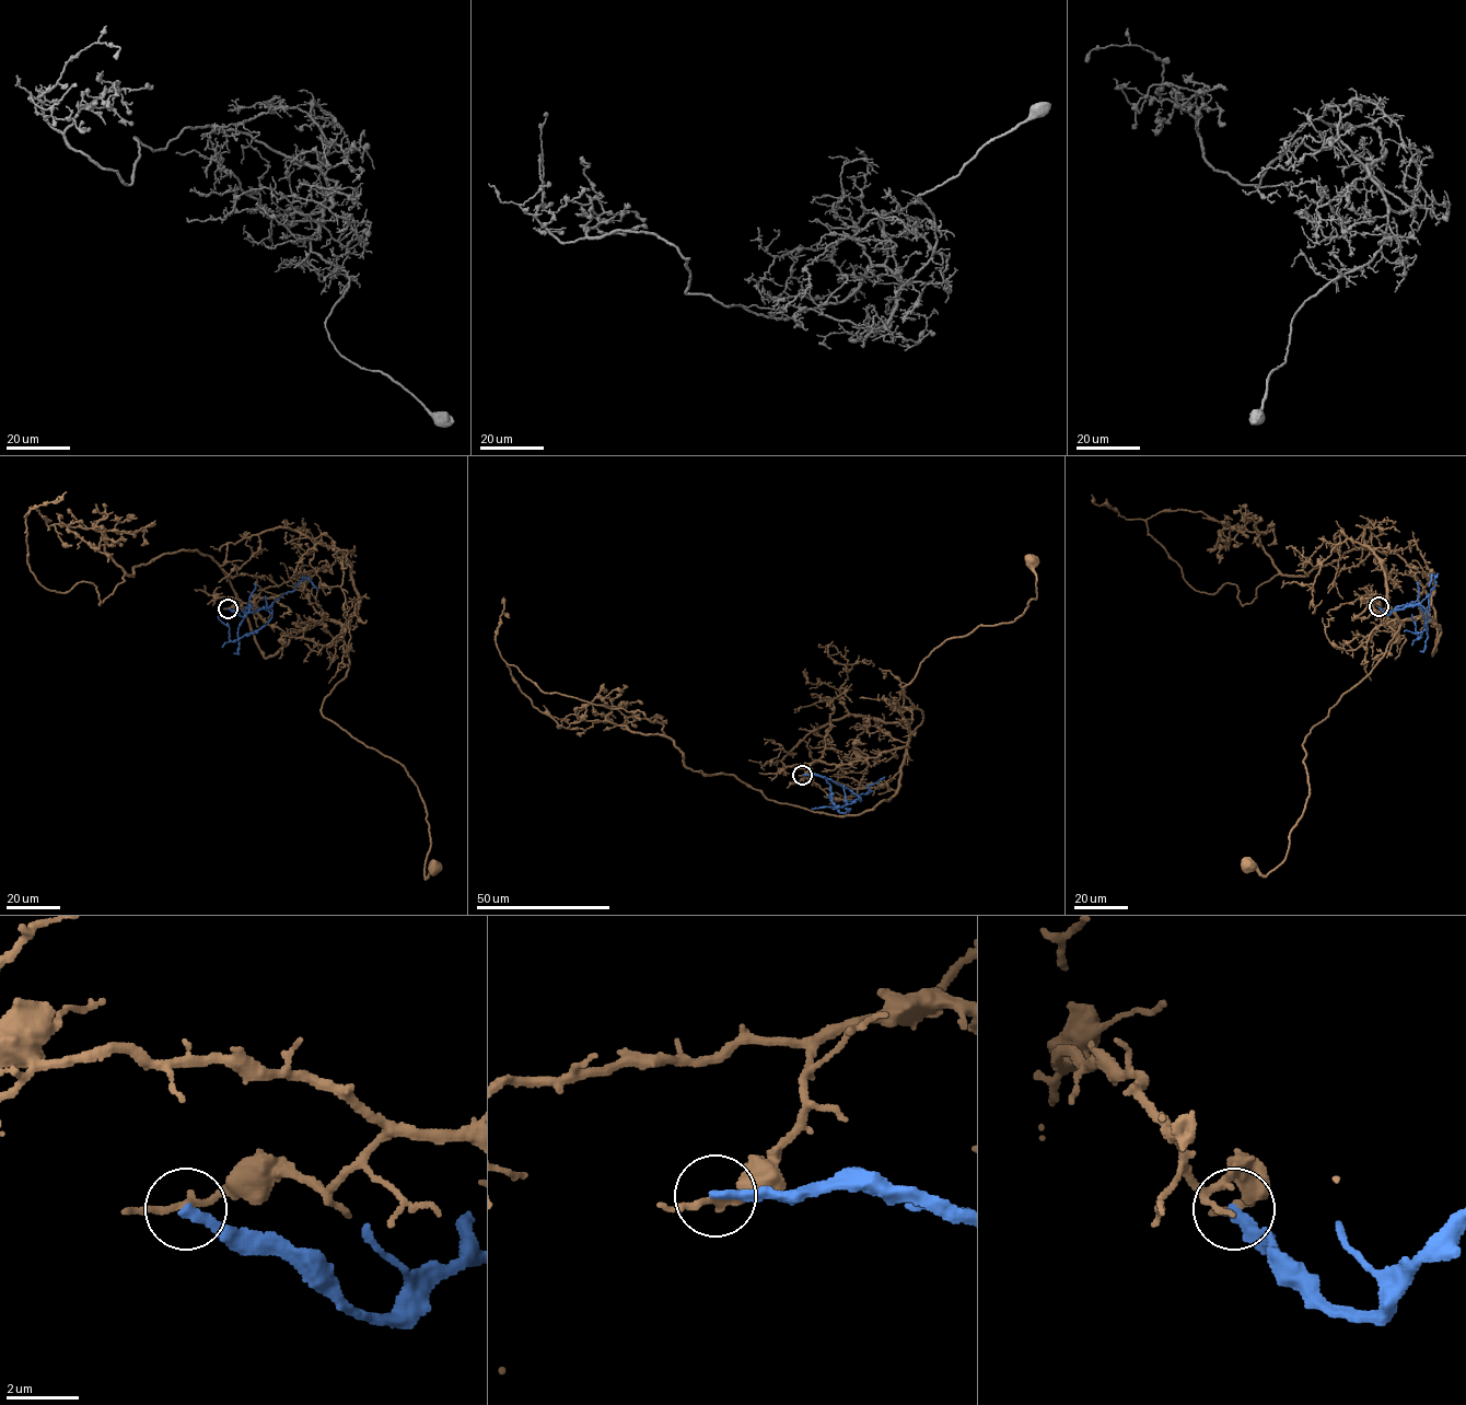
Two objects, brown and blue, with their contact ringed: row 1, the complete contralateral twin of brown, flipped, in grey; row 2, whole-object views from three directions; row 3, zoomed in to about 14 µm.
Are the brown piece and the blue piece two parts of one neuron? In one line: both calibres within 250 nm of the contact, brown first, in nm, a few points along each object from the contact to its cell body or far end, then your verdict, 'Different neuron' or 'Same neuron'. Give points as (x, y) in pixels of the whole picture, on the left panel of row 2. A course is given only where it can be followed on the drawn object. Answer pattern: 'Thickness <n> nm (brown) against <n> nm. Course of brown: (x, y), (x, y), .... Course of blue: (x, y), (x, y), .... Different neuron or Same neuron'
Thickness 180 nm (brown) against 260 nm. Course of brown: (229, 608), (340, 636), (321, 713), (402, 765), (434, 868). Course of blue: (229, 608), (245, 616), (269, 607), (271, 615), (265, 625), (232, 641), (229, 638), (229, 628), (218, 616). Different neuron

